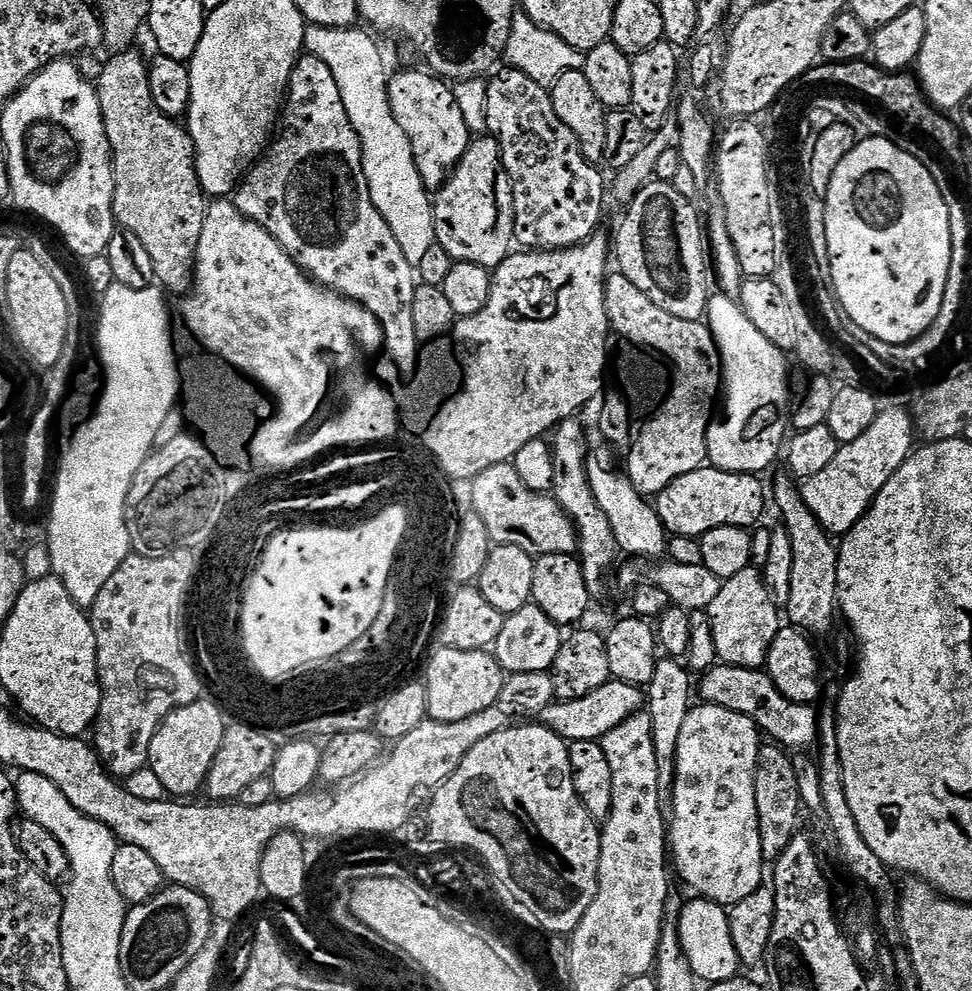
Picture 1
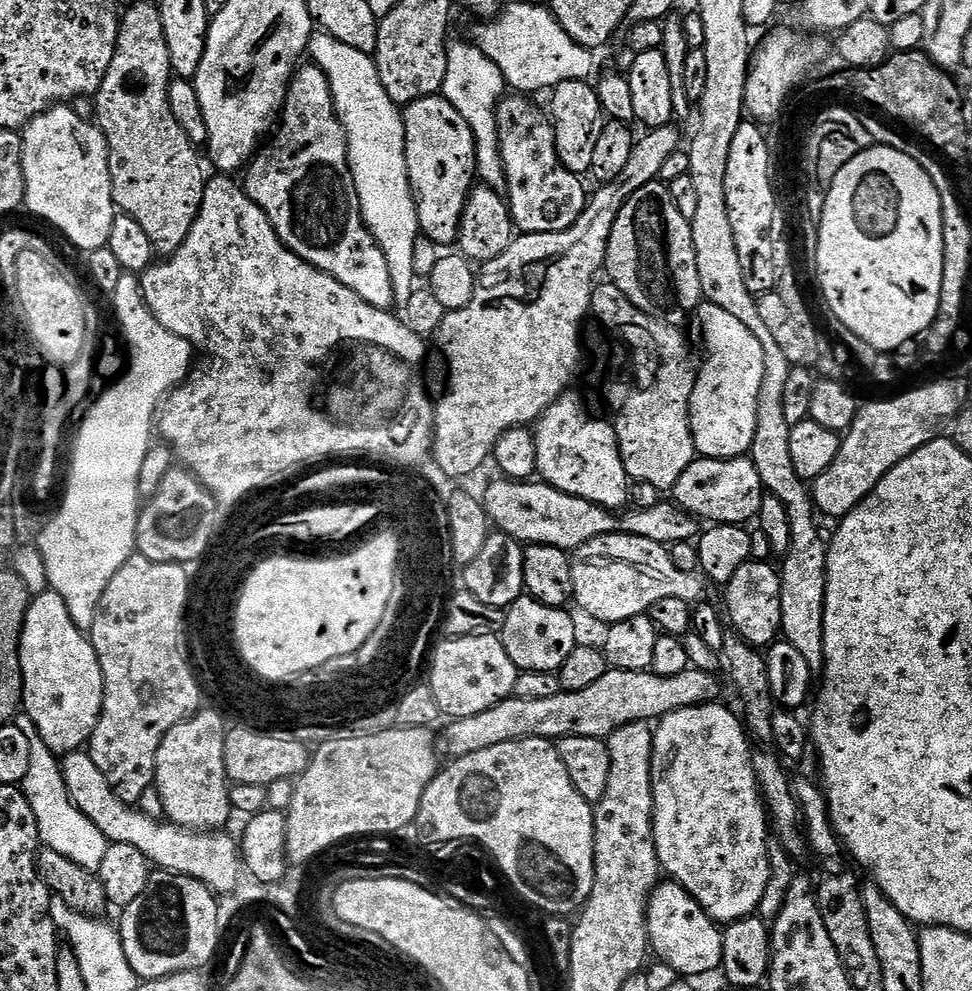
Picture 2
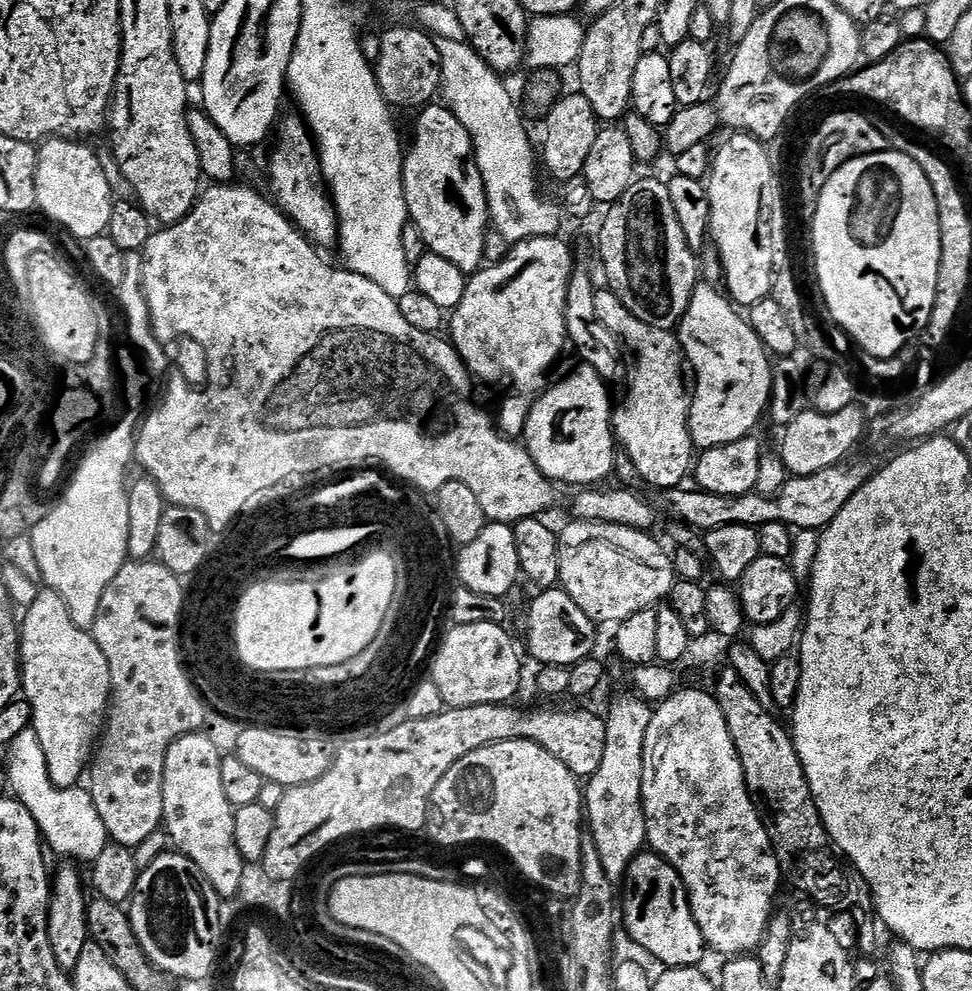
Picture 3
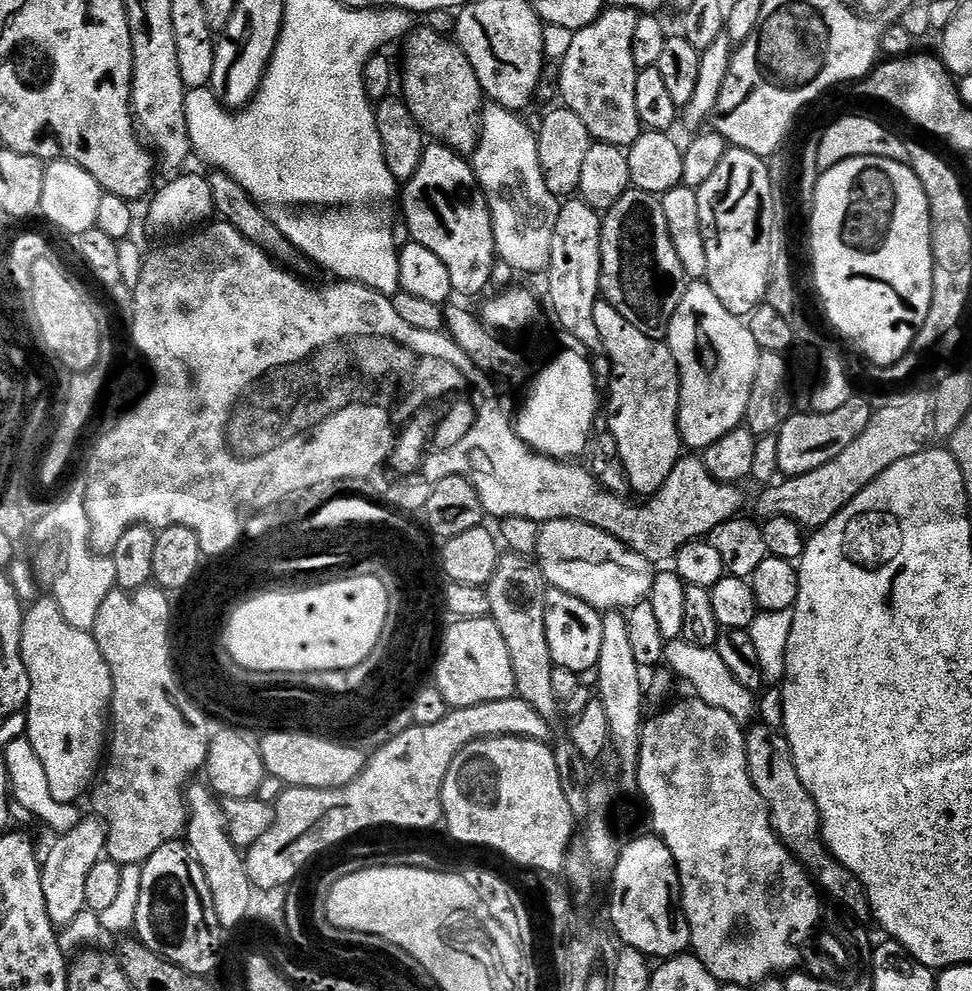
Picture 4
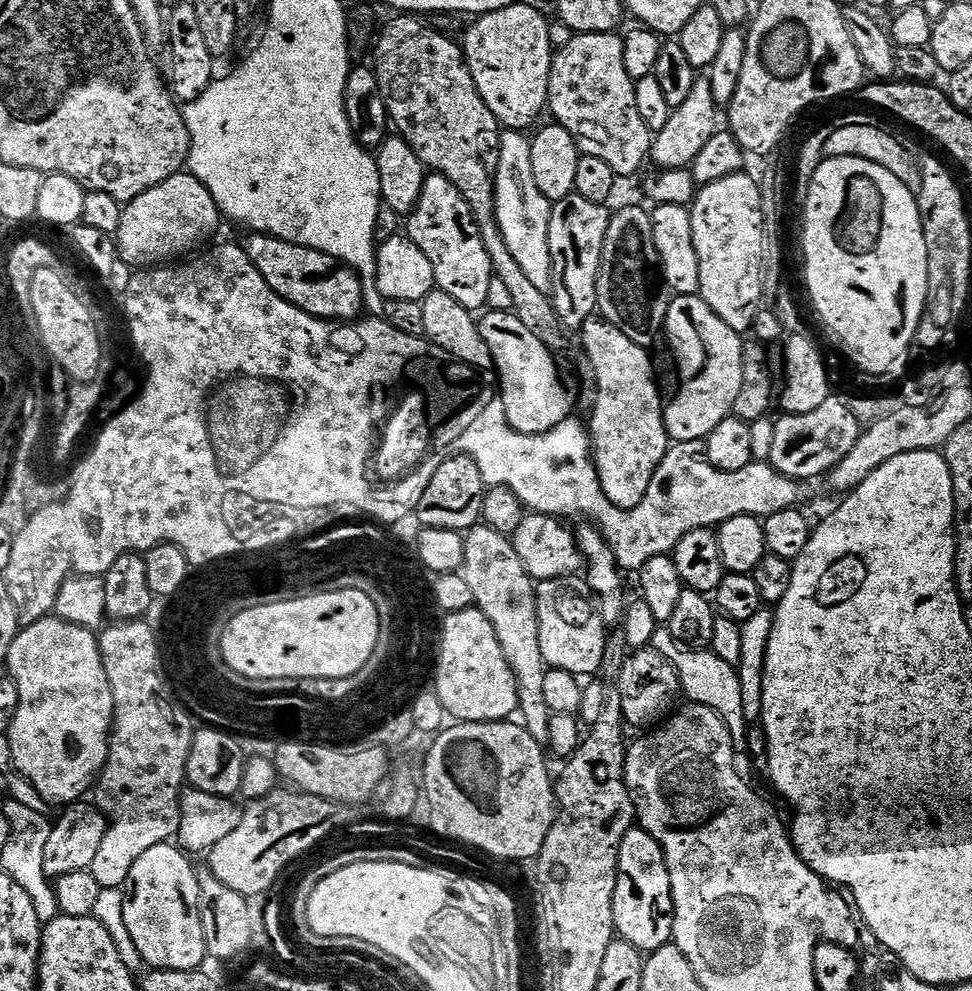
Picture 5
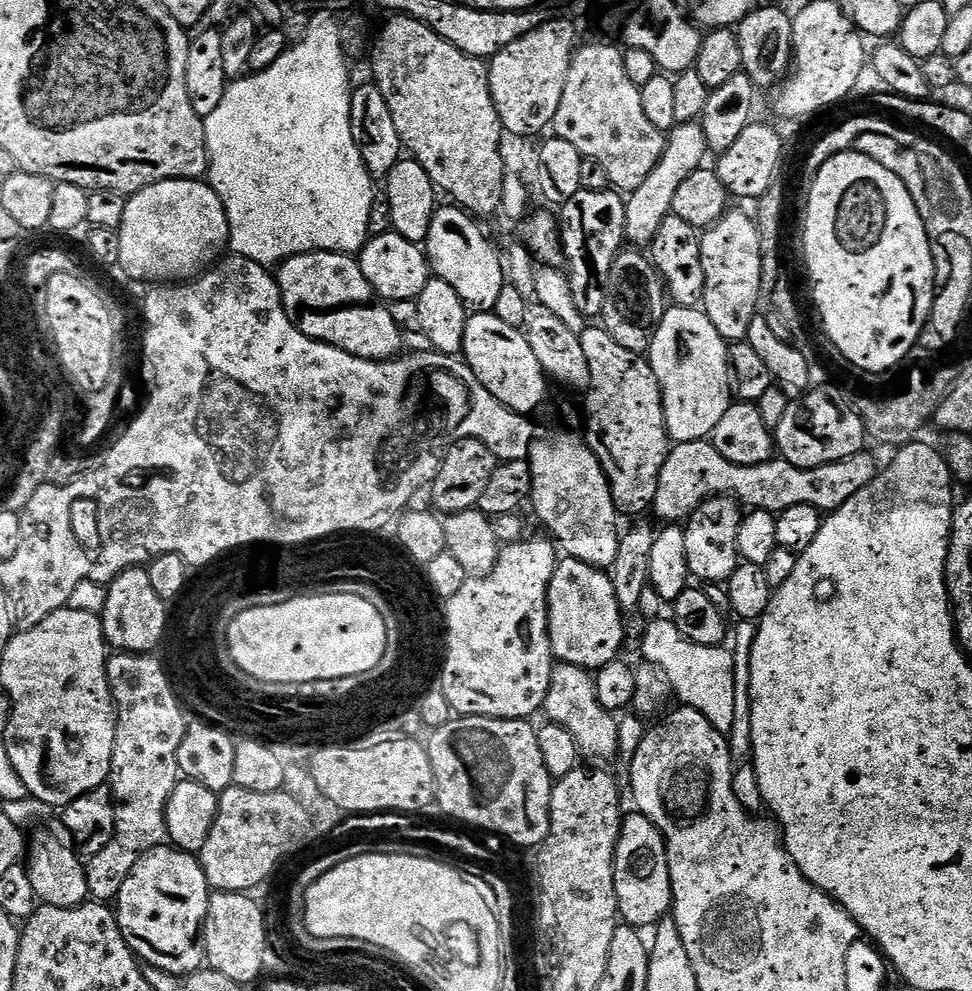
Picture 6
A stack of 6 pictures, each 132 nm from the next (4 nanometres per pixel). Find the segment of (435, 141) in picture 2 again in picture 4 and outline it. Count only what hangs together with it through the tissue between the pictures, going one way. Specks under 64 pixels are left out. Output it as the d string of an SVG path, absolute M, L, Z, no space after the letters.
M439 142L429 143L421 156L417 172L403 185L402 212L403 208L404 220L408 223L409 234L412 235L409 237L415 243L426 246L426 250L438 254L438 258L442 258L446 270L450 270L453 293L476 296L490 288L492 274L498 263L492 215L488 209L488 200L484 197L484 189L476 179L476 169L461 153Z

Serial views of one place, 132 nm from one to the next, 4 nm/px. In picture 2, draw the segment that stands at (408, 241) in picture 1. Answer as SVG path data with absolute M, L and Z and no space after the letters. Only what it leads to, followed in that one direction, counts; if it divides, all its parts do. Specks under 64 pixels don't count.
M327 34L313 35L308 41L307 55L311 63L324 71L330 82L336 115L340 117L348 136L348 164L352 168L365 225L386 254L393 297L406 302L417 283L416 236L419 237L421 231L416 197L412 195L412 183L408 177L408 143L401 109L390 98L390 94L386 94L378 78L376 61L371 55Z

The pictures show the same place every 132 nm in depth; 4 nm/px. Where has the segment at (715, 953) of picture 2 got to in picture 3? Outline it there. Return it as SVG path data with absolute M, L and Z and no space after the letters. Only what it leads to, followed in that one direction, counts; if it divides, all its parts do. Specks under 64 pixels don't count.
M645 850L640 853L639 856L634 858L634 862L630 862L628 867L628 872L622 878L622 928L628 931L628 936L641 948L644 952L649 952L658 963L664 964L665 969L670 968L694 968L697 967L701 962L700 959L703 958L704 952L706 953L706 945L704 939L702 938L702 930L698 930L698 922L694 918L692 913L692 907L688 901L688 891L684 888L684 880L679 874L674 870L674 866L670 866L666 861L663 860L660 856L657 856L655 852L651 850Z

